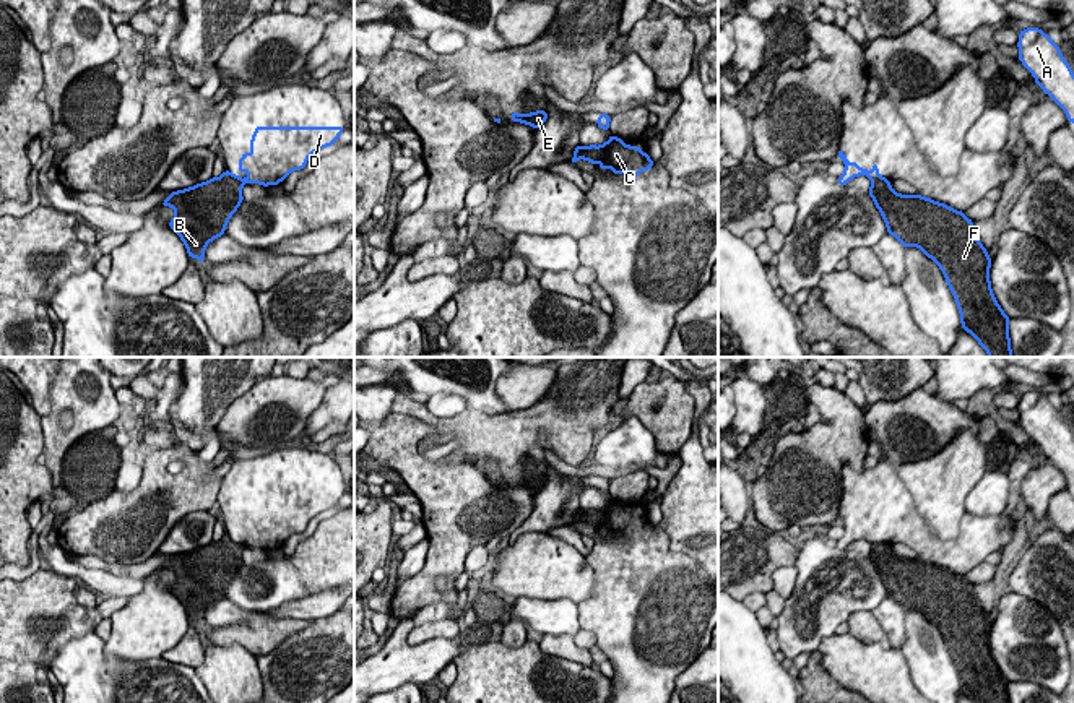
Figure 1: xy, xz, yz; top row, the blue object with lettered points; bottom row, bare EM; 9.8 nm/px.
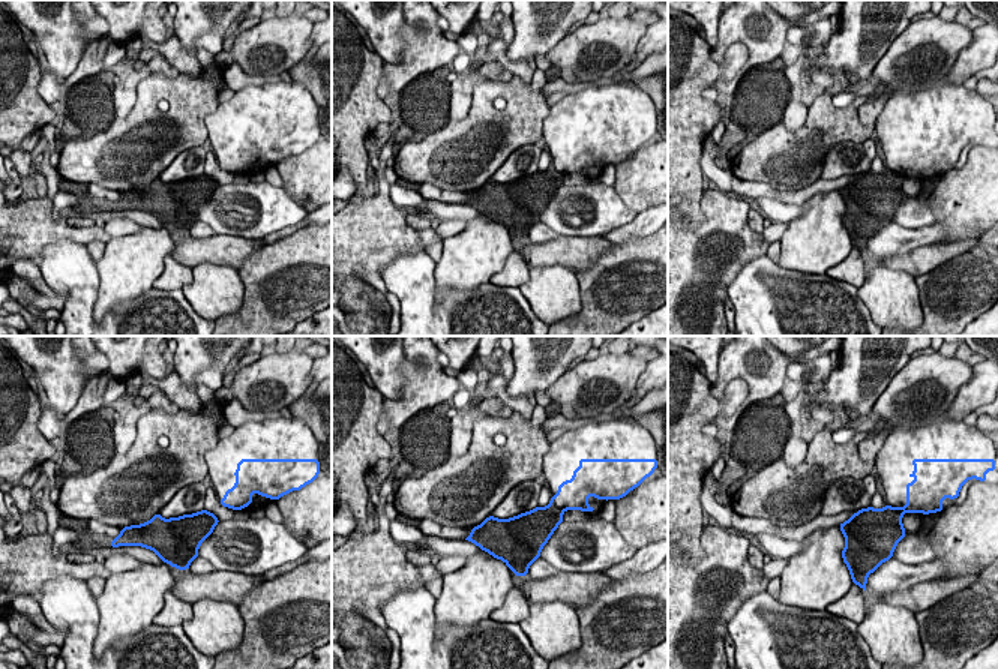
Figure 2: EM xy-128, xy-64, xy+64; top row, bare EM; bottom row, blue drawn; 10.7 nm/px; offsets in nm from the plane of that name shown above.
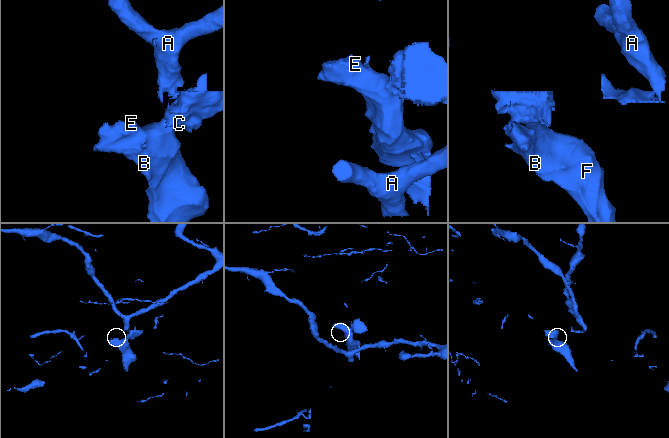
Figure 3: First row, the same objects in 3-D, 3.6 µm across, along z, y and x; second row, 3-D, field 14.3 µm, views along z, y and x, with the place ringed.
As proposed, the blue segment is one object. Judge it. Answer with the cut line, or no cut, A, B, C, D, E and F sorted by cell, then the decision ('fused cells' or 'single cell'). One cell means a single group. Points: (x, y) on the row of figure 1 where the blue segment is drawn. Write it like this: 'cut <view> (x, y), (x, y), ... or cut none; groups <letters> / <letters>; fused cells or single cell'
cut xy (228, 172), (244, 182); groups A C D / B E F; fused cells

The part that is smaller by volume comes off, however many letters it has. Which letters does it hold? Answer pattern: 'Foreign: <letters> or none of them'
Foreign: B, E, F

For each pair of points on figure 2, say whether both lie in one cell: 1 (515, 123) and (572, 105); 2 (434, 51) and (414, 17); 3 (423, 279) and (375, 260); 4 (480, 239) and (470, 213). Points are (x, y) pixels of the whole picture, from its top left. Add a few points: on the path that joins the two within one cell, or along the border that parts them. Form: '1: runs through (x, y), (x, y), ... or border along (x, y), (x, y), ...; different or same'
1: border along (551, 107), (544, 120), (542, 135); different
2: runs through (425, 42), (411, 26); same
3: border along (419, 251), (399, 252), (381, 269), (380, 275); different
4: border along (483, 215), (467, 221); different

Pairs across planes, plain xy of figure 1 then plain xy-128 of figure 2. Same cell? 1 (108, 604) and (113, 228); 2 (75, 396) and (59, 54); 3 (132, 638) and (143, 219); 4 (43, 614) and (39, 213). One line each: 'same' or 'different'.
1: same
2: different
3: different
4: same

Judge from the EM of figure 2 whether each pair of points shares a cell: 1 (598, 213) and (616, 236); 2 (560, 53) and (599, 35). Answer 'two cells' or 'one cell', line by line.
1: two cells
2: one cell

